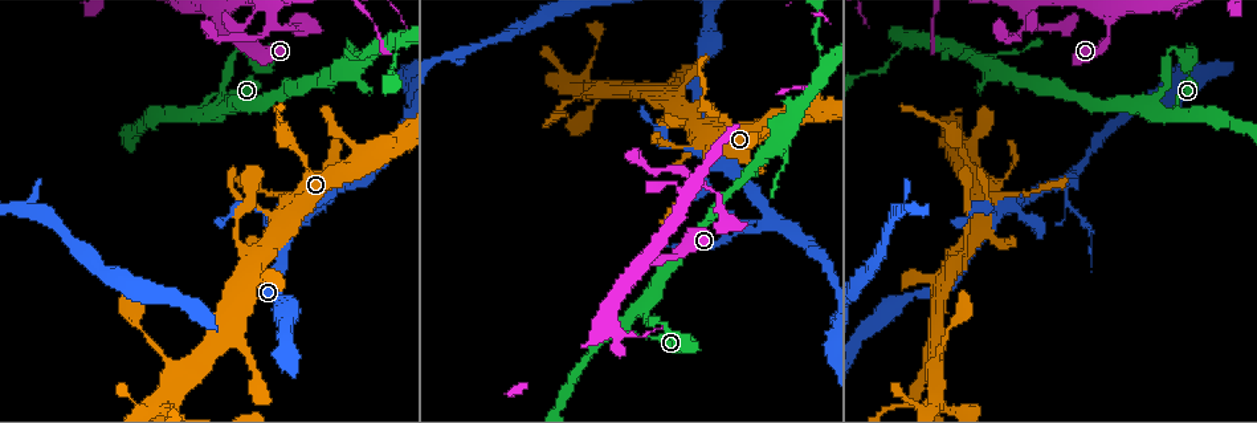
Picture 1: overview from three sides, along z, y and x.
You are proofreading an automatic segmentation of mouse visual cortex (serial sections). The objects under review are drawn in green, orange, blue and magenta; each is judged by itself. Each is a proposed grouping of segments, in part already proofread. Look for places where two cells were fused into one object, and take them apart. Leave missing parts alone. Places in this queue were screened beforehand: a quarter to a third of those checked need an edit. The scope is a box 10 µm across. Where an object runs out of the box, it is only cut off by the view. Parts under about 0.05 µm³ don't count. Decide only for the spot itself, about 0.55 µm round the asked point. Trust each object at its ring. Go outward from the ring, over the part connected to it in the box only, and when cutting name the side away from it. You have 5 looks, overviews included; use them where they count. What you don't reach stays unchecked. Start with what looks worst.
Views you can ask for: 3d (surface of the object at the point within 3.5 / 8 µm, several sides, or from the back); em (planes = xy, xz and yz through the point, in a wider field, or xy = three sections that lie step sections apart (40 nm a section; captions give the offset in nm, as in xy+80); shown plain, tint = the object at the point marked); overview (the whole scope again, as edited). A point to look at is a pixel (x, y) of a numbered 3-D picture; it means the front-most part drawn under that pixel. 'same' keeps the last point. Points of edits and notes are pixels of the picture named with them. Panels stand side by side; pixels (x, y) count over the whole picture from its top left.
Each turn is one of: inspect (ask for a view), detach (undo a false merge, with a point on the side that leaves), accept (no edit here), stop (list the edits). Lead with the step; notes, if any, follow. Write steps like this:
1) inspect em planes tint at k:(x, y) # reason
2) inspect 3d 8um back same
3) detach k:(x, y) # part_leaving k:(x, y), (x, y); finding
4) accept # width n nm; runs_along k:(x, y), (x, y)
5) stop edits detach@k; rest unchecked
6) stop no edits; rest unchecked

inspect 3d 8um at 1:(1173, 107) # thin arm on a thick one

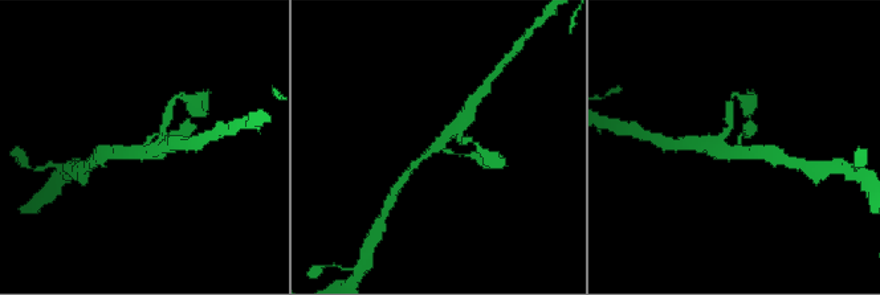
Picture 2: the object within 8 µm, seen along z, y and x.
inspect 3d 3.5um same

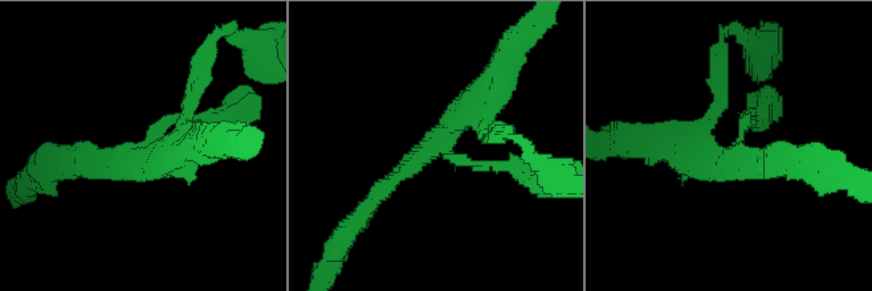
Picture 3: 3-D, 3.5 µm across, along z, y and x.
inspect em xy step 1 tint at 3:(731, 153) # arms 3; arm_widths 100, 200, 400 nm; now the EM

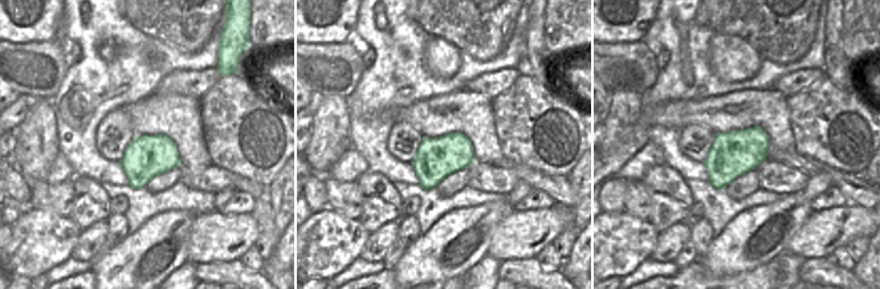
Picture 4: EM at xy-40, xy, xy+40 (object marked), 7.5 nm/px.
accept # width 320 nm; runs_along 3:(750, 114), (720, 163), (672, 147); continuous, no second cell

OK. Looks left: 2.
inspect 3d 8um at 1:(1107, 31) # a narrow waist

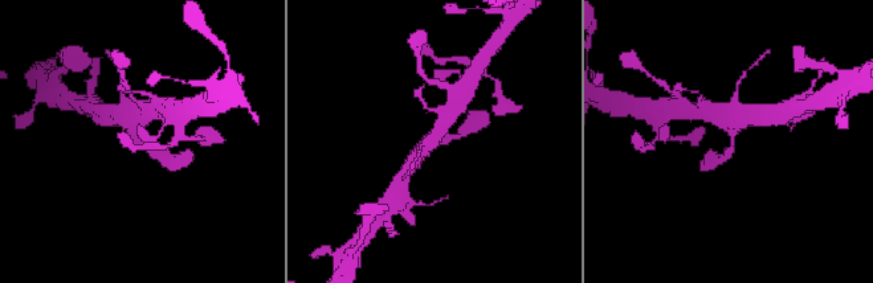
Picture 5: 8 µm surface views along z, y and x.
inspect em xy step 3 tint same # arms 3; arm_widths 200, 400, 450 nm; need the tissue

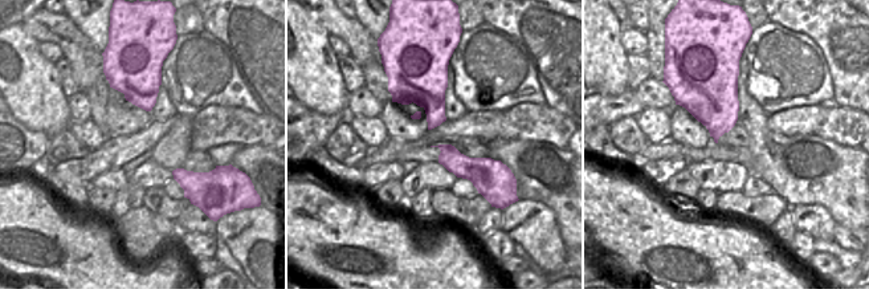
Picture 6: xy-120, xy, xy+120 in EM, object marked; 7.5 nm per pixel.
accept # runs_along 5:(168, 158), (137, 142), (145, 114); all the same cell

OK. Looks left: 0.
stop no edits; rest unchecked

